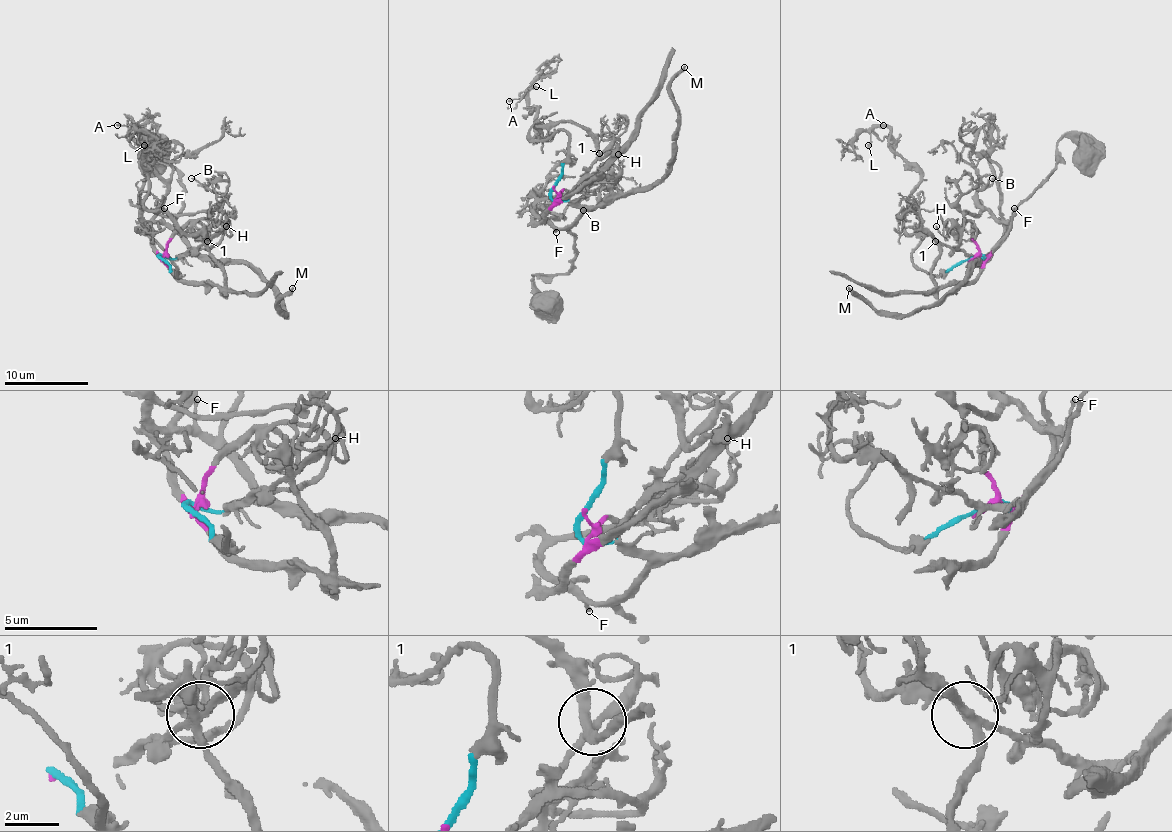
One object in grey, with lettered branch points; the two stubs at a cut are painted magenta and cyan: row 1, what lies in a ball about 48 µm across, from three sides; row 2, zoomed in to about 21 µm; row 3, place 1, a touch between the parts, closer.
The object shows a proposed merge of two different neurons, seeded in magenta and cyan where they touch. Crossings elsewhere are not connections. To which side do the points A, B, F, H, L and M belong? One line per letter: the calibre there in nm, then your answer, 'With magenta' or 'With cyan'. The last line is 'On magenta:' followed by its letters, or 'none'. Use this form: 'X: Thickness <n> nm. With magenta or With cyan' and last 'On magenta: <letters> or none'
A: Thickness 140 nm. With magenta
B: Thickness 120 nm. With cyan
F: Thickness 150 nm. With cyan
H: Thickness 90 nm. With cyan
L: Thickness 160 nm. With magenta
M: Thickness 280 nm. With cyan
On magenta: A, L

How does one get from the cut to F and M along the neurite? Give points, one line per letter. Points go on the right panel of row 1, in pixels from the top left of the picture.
F: (969, 260), (984, 258), (1007, 235), (1013, 207)
M: (969, 260), (988, 256), (973, 264), (973, 270), (952, 292), (906, 315), (887, 315), (863, 302), (849, 287)

